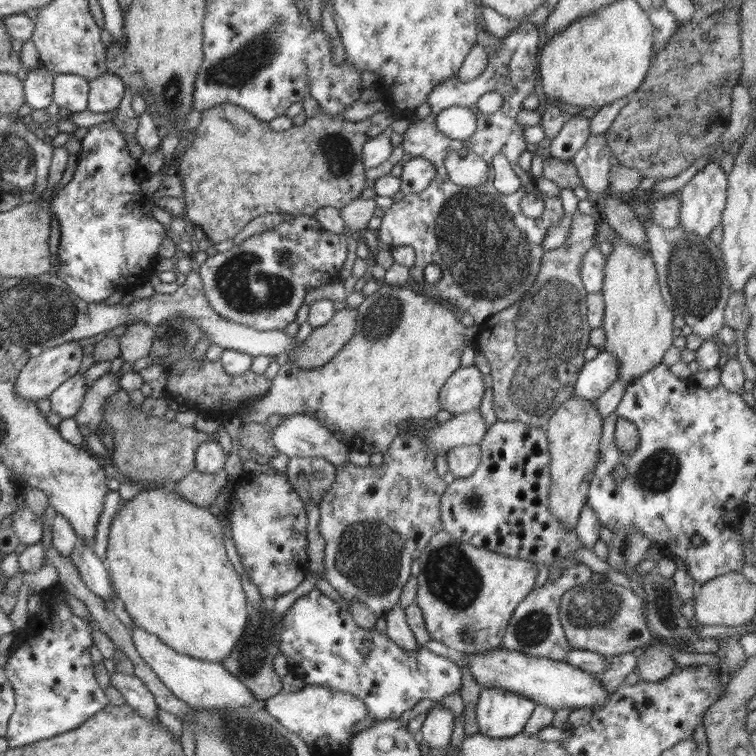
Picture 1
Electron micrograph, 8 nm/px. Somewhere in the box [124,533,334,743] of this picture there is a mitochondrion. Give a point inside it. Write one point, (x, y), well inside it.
(252, 654)

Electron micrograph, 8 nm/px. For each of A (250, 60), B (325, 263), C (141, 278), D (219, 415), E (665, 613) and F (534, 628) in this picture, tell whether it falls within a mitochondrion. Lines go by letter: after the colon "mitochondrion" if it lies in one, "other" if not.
A: mitochondrion
B: other
C: other
D: other
E: mitochondrion
F: mitochondrion

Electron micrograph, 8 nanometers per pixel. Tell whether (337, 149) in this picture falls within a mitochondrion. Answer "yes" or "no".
yes

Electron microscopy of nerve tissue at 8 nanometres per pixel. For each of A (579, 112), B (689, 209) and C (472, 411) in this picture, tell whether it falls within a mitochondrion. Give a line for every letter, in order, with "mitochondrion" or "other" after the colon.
A: other
B: other
C: other

